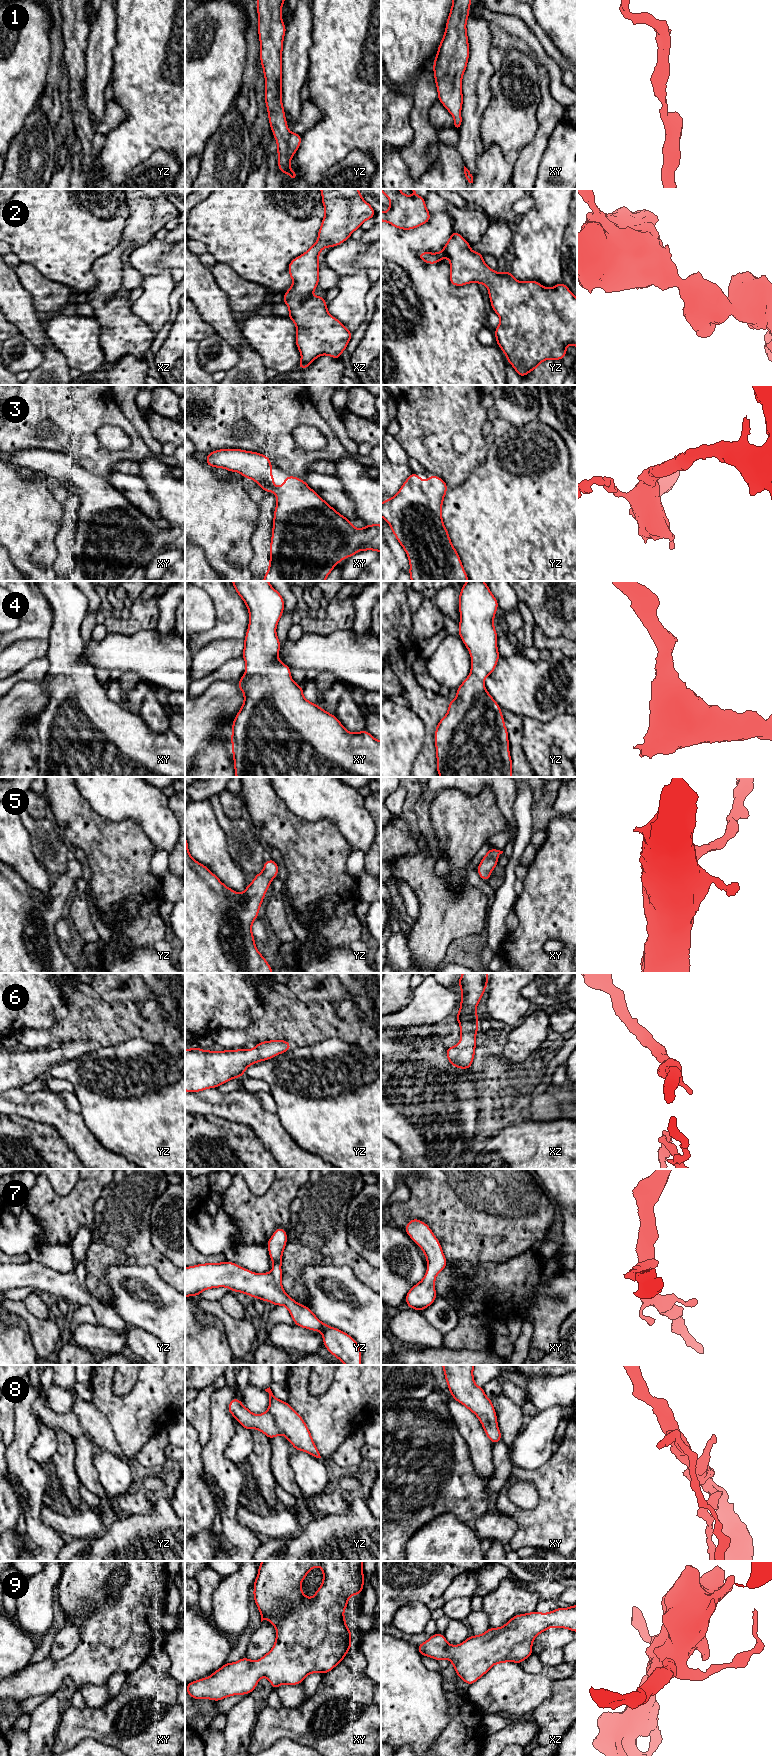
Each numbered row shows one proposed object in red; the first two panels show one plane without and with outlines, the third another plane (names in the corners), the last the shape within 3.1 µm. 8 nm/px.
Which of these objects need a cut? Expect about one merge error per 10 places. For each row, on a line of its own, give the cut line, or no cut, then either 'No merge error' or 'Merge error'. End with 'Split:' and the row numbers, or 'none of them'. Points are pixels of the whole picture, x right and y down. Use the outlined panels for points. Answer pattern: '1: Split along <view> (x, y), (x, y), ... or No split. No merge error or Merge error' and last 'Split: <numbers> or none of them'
1: No split. No merge error
2: No split. No merge error
3: No split. No merge error
4: No split. No merge error
5: No split. No merge error
6: No split. No merge error
7: No split. No merge error
8: No split. No merge error
9: No split. No merge error
Split: none of them

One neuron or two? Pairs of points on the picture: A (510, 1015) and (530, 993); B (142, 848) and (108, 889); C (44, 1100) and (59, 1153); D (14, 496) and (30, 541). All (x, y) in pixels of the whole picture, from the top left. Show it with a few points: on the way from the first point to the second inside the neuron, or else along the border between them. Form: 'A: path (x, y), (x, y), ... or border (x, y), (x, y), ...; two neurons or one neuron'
A: border (527, 983), (521, 990), (521, 994), (530, 1003); two neurons
B: path (132, 858), (121, 869), (121, 875), (117, 879); one neuron
C: border (29, 1118), (51, 1124), (66, 1143); two neurons
D: path (14, 507), (25, 519), (27, 530); one neuron

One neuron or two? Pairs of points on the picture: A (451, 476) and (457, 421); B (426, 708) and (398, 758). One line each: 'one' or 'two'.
A: one
B: two

